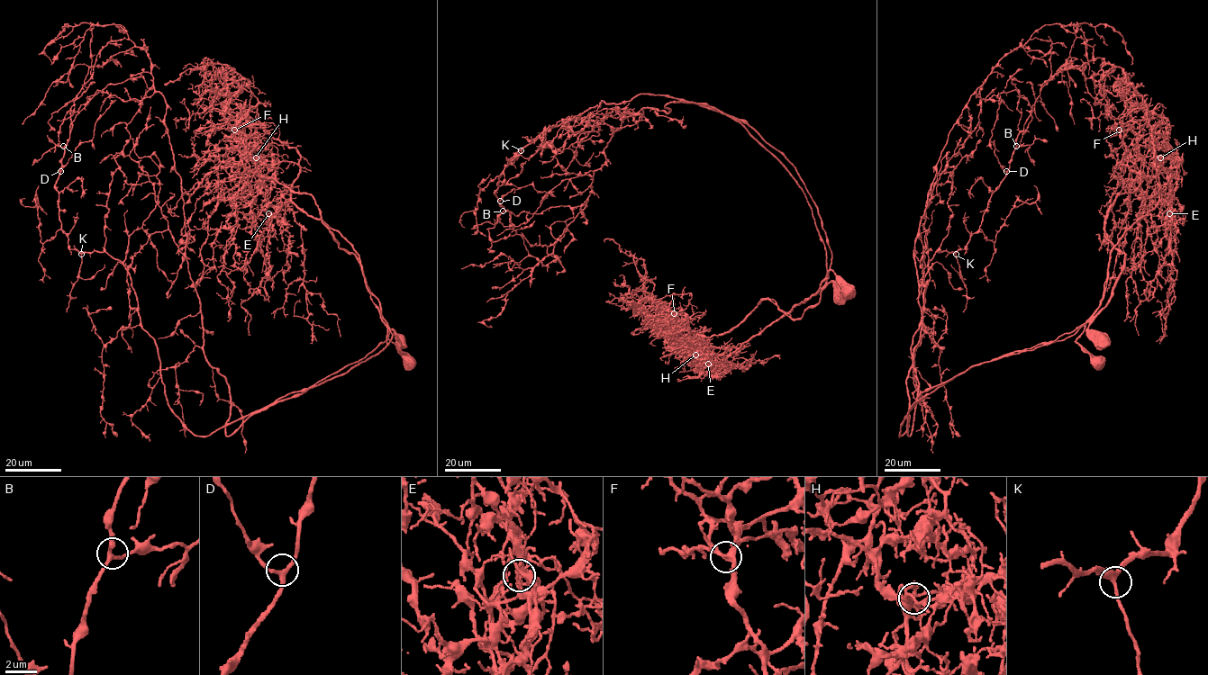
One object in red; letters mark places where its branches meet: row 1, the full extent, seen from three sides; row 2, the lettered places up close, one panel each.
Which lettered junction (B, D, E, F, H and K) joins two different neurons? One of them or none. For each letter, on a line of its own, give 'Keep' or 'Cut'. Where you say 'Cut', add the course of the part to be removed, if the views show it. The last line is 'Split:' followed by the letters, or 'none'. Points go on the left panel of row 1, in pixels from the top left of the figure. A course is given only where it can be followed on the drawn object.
B: Keep
D: Keep
E: Cut. Course of the part to remove: (268, 213), (291, 201), (350, 244), (386, 339), (227, 436), (146, 51), (92, 25), (22, 124)
F: Keep
H: Keep
K: Keep
Split: E

